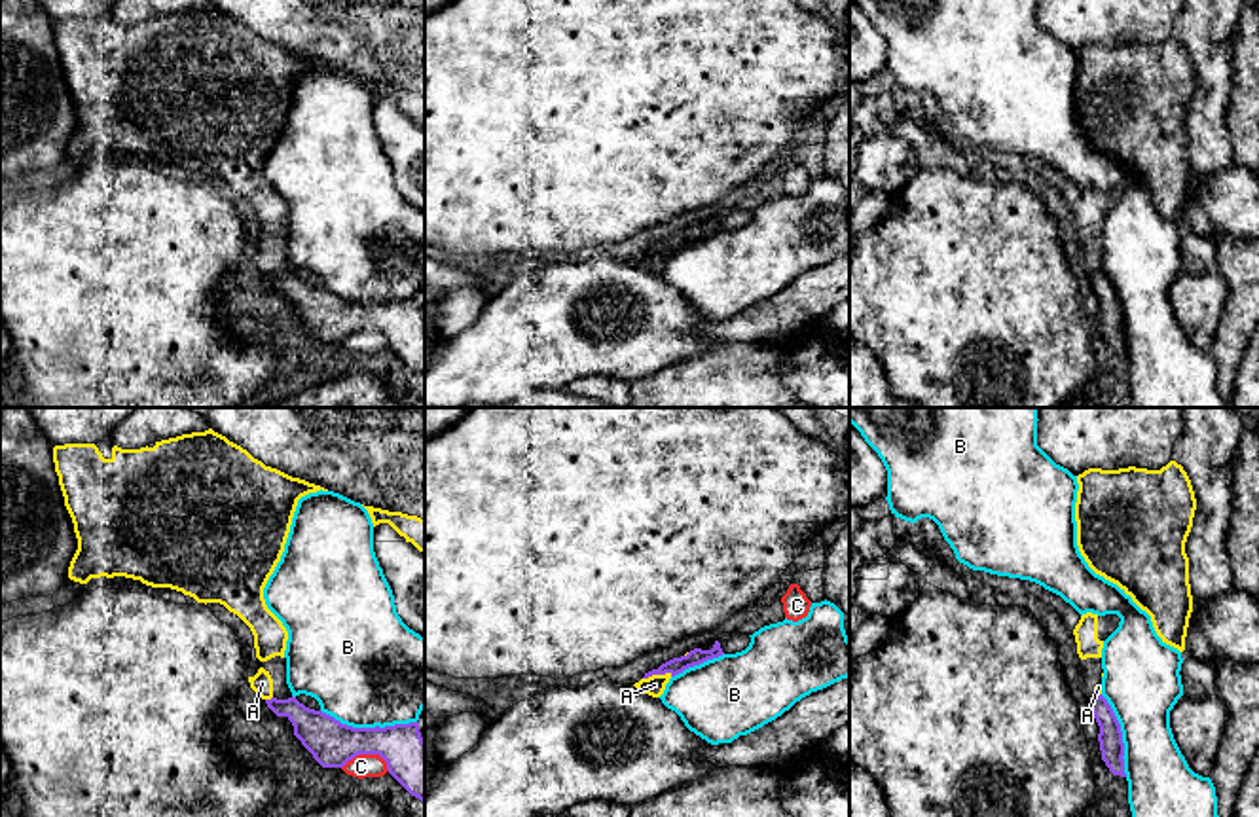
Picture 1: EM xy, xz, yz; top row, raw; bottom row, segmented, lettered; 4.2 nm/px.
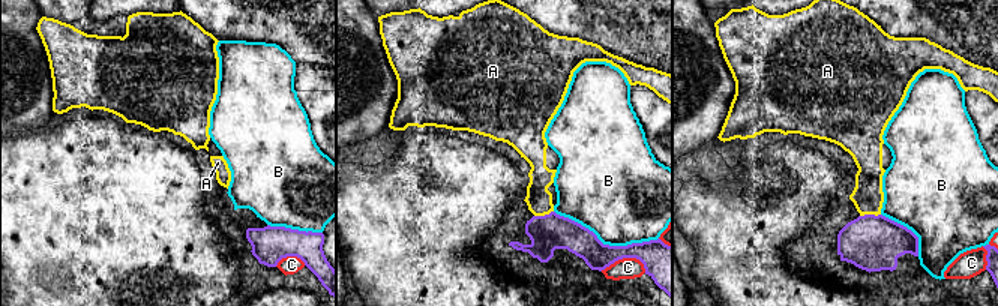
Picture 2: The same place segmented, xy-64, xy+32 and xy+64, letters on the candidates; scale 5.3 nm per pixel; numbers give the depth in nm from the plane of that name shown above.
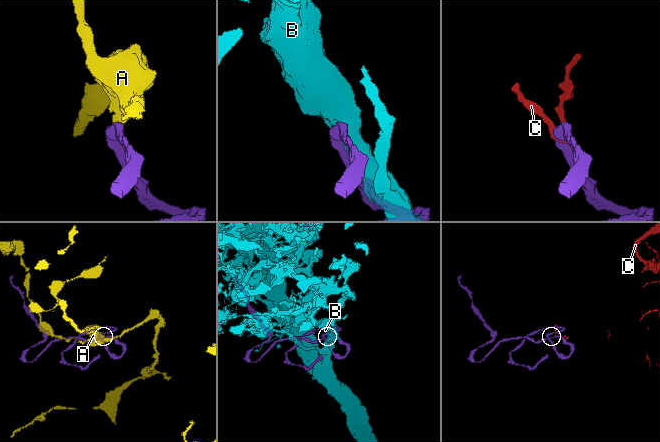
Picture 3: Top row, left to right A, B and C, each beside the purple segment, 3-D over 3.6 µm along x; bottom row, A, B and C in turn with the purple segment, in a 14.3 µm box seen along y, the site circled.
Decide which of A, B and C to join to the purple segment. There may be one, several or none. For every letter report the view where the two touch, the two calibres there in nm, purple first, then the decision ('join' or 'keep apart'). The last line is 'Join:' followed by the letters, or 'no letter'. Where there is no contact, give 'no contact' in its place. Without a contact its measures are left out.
A: meets purple in xz; 70 nm thick on the purple side, 90 nm on the other; keep apart
B: meets purple in xy; 200 nm thick on the purple side, 480 nm on the other; keep apart
C: meets purple in xy; 240 nm thick on the purple side, 100 nm on the other; keep apart
Join: no letter

